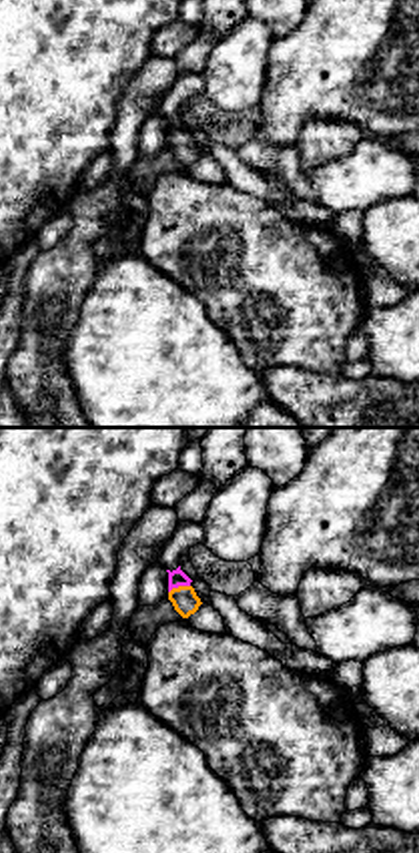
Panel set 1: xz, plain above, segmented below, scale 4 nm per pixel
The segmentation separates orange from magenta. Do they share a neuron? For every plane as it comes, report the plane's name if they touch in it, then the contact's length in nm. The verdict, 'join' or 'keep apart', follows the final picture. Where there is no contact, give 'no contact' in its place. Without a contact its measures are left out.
xz | 90 nm

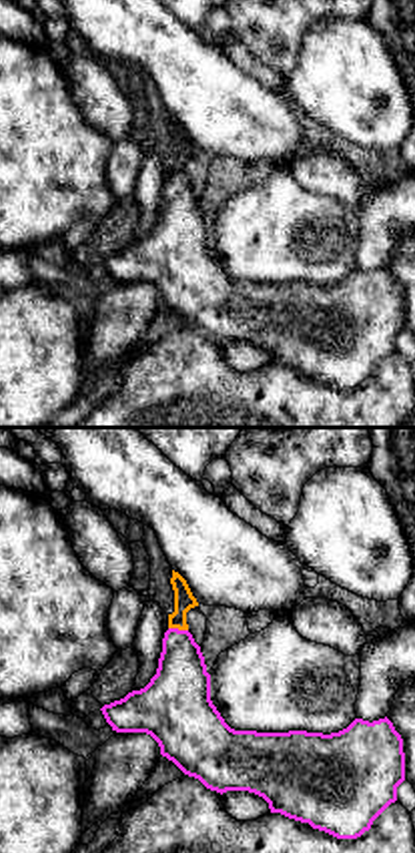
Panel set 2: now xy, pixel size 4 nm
xy | 80 nm

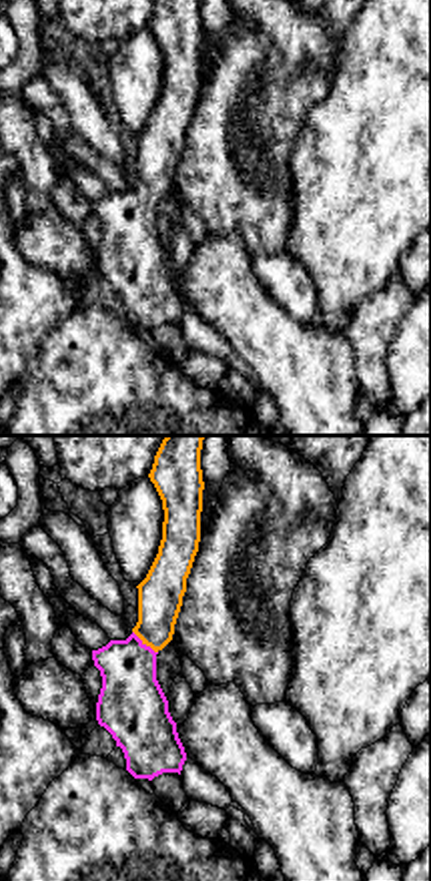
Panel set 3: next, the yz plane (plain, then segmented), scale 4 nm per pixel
yz | 140 nm

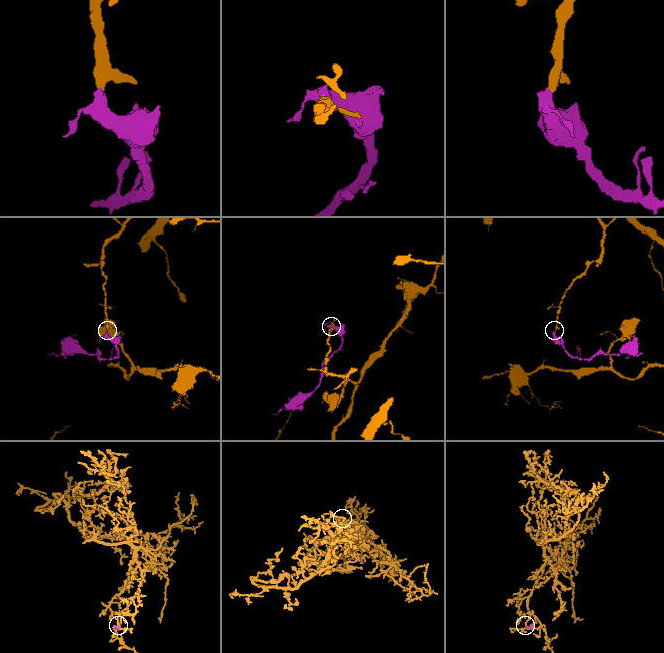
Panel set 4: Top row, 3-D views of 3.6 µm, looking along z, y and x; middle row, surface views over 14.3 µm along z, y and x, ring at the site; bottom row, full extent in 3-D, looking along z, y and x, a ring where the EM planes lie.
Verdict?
join

